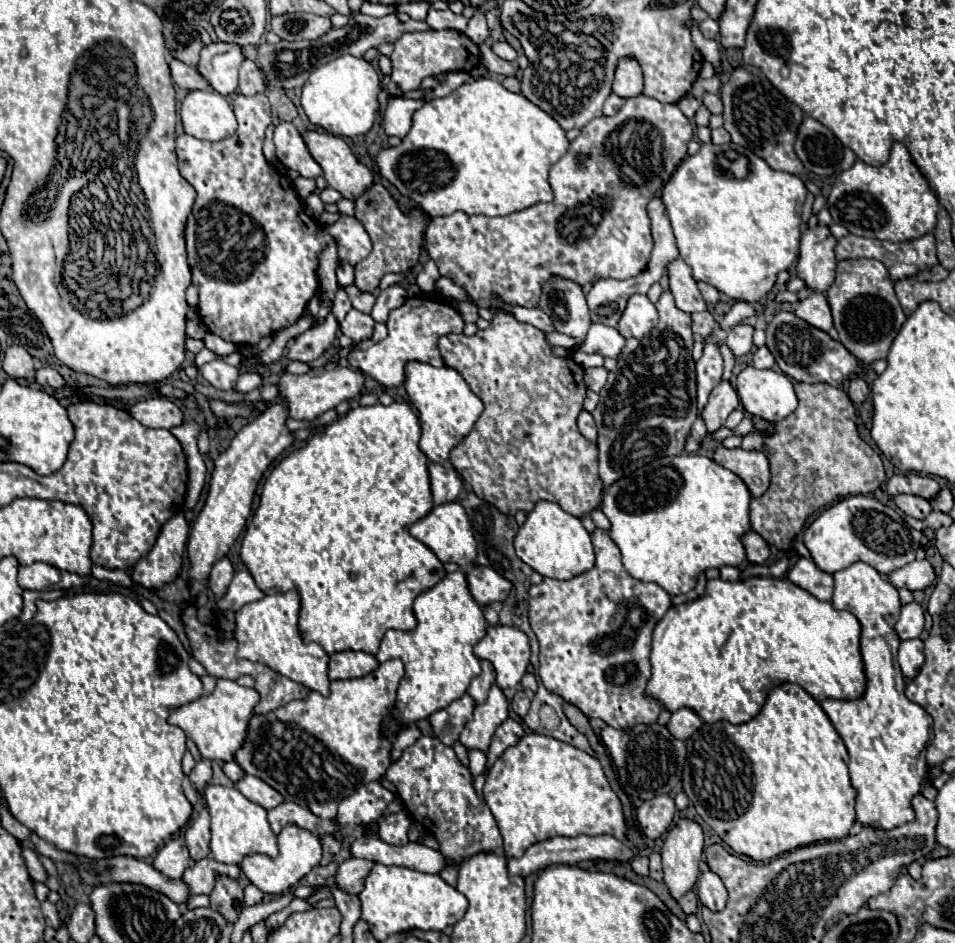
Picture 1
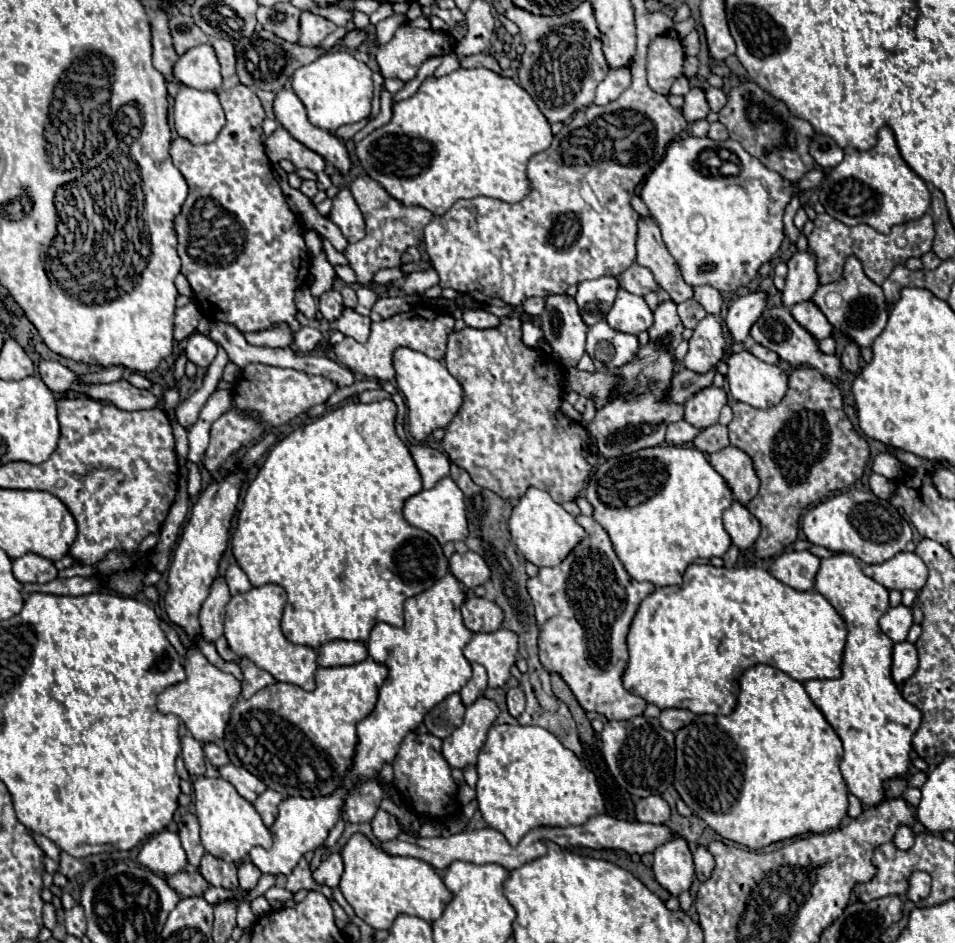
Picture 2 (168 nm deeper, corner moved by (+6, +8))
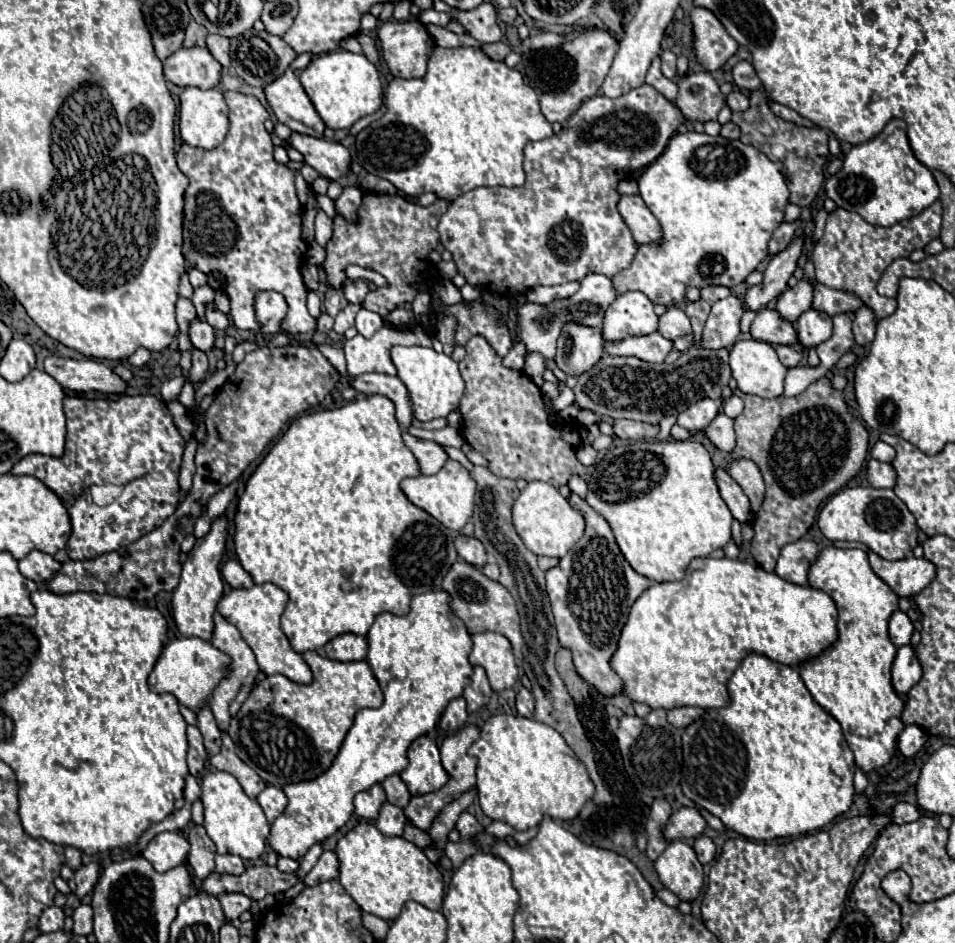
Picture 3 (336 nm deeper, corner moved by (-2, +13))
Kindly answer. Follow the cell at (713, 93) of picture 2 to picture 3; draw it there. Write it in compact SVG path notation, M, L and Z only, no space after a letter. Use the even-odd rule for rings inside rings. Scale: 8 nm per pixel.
M734 89L728 97L726 97L726 105L732 109L732 111L744 111L748 109L748 95Z

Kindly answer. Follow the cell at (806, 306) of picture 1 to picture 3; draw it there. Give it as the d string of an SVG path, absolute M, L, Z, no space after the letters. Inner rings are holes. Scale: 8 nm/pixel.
M808 309L798 317L796 331L800 335L802 347L816 347L832 337L832 317L816 309Z

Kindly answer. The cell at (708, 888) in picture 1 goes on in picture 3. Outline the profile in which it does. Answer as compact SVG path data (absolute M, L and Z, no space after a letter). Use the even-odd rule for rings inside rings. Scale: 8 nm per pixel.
M700 835L700 837L696 839L694 851L696 851L698 861L700 861L702 865L708 865L708 863L716 857L716 845L714 845L714 841L712 841L708 835Z

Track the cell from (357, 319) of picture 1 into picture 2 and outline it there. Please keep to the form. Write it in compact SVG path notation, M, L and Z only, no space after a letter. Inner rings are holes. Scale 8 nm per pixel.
M344 308L340 318L334 322L322 322L319 320L308 320L301 312L296 315L297 320L302 326L312 326L318 328L322 333L331 330L340 330L344 336L350 336L358 342L366 342L368 334L370 334L370 318L368 316L360 316L358 312Z

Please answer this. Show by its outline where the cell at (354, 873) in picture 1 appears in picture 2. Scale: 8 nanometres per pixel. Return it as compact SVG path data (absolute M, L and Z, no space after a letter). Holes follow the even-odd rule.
M330 854L324 862L320 862L320 866L312 872L312 878L318 884L326 884L330 888L336 888L340 882L340 876L344 872L344 862L340 858L340 854Z

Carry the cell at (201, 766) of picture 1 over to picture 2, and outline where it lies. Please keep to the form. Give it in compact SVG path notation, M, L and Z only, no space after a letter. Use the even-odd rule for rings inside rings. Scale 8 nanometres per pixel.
M192 734L182 736L182 758L184 758L186 770L190 772L192 778L202 776L202 774L206 772L206 768L204 768L204 752L202 752L202 744L200 744Z

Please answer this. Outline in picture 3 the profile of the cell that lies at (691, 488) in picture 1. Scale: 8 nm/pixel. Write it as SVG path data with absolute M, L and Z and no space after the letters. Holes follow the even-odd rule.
M626 441L626 443L618 443L616 447L612 447L610 451L606 451L606 455L594 465L594 471L592 471L592 475L590 475L590 479L588 479L588 495L586 495L586 503L594 509L594 511L598 511L608 523L610 523L610 527L612 527L612 531L614 531L614 537L616 537L616 541L618 541L618 547L620 547L620 551L624 553L624 557L626 557L626 561L632 565L632 569L634 571L638 571L640 575L644 575L644 577L648 577L648 579L652 579L652 581L658 581L658 583L662 583L662 581L680 581L680 579L684 579L684 573L686 573L686 567L688 567L688 563L694 559L694 557L708 557L714 549L724 549L728 543L730 543L730 539L732 539L732 535L730 535L730 527L732 527L732 521L734 521L734 517L732 517L732 513L728 511L728 505L724 503L724 499L722 499L722 495L720 495L720 491L718 491L718 485L716 485L716 477L714 477L714 465L712 465L712 457L710 457L710 453L706 451L706 447L702 445L702 443L698 443L698 441Z

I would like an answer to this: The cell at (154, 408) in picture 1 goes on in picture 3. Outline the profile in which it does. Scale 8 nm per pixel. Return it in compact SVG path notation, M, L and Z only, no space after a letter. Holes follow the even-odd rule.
M50 355L44 361L44 371L54 377L68 391L100 391L122 395L128 389L128 383L120 379L110 367L94 359L66 359Z

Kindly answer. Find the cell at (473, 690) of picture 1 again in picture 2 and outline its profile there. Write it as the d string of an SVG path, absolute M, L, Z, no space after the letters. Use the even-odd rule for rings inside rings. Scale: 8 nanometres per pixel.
M472 664L472 678L468 680L468 684L460 690L462 702L464 706L470 706L472 702L476 702L484 690L488 688L488 678L486 678L486 670L480 664Z

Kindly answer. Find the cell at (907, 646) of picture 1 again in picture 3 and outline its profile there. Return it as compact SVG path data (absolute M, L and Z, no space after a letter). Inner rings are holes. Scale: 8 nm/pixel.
M912 645L900 647L892 665L892 683L896 693L900 695L908 693L920 681L920 677L922 677L922 667L914 647Z

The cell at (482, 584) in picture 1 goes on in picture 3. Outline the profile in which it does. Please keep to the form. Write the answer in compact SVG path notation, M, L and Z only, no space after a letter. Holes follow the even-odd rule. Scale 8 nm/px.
M458 535L456 541L454 541L454 545L456 545L456 551L458 551L458 555L460 555L462 561L466 561L466 563L470 563L474 567L484 567L488 563L484 545L478 539Z

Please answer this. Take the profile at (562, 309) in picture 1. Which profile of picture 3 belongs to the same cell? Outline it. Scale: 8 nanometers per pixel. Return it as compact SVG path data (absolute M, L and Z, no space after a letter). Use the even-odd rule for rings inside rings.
M564 323L558 337L556 365L568 375L588 371L602 357L602 331L580 323Z

